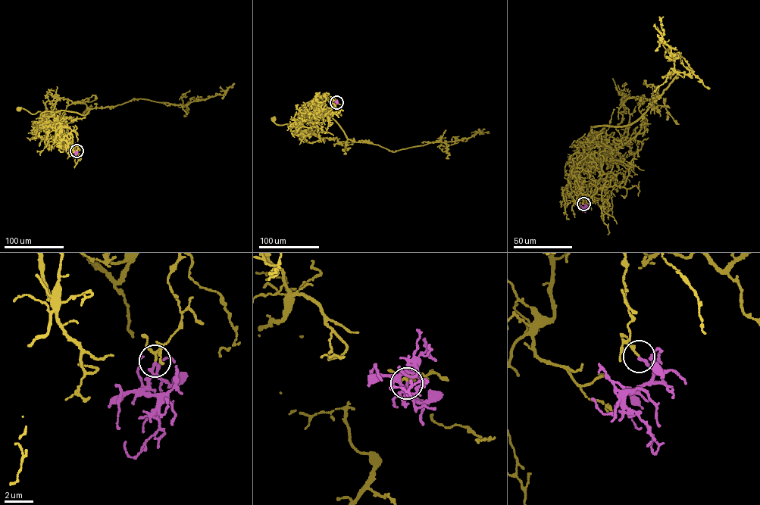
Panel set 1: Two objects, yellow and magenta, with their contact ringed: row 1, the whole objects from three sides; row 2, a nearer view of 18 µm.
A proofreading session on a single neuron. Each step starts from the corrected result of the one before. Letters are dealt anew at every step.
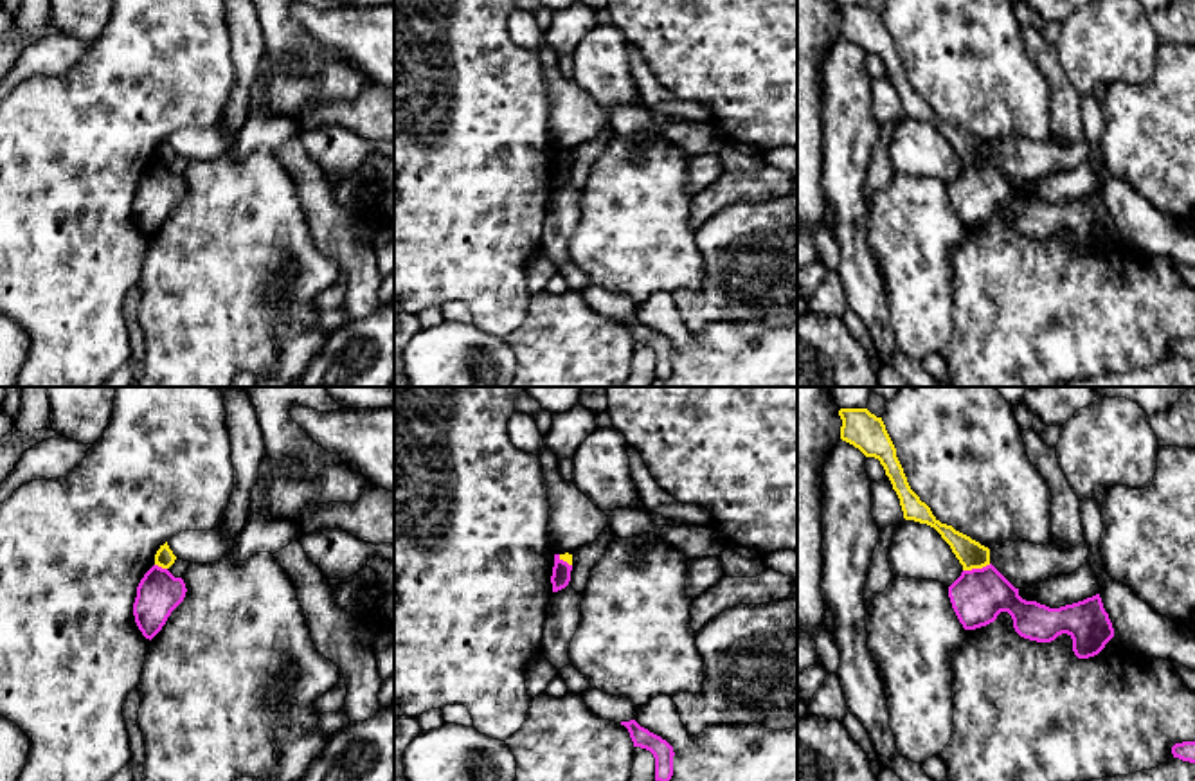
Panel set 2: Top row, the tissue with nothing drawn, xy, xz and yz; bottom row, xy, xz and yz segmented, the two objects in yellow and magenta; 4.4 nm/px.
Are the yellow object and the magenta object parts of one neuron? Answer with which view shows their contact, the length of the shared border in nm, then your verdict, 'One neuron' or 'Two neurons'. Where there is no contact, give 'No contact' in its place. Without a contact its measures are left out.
Touches yellow in yz. Shared border 130 nm. Two neurons

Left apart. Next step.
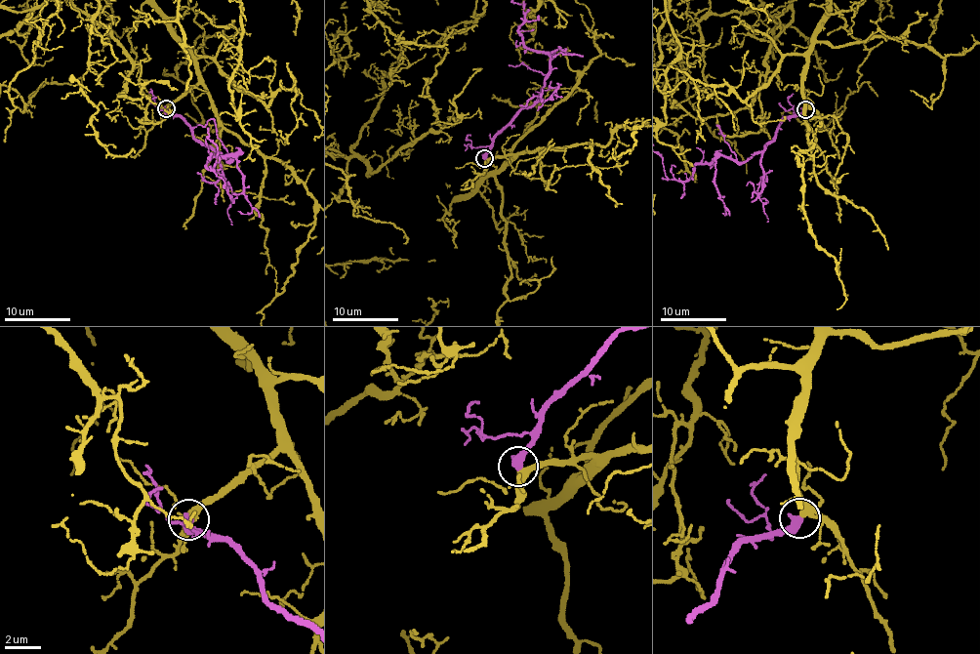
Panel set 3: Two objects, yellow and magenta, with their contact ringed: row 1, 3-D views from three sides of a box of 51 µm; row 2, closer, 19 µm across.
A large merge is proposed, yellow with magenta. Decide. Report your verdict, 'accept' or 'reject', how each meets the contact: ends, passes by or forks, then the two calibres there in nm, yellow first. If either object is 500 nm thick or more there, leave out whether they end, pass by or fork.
accept | 280/550 nm

